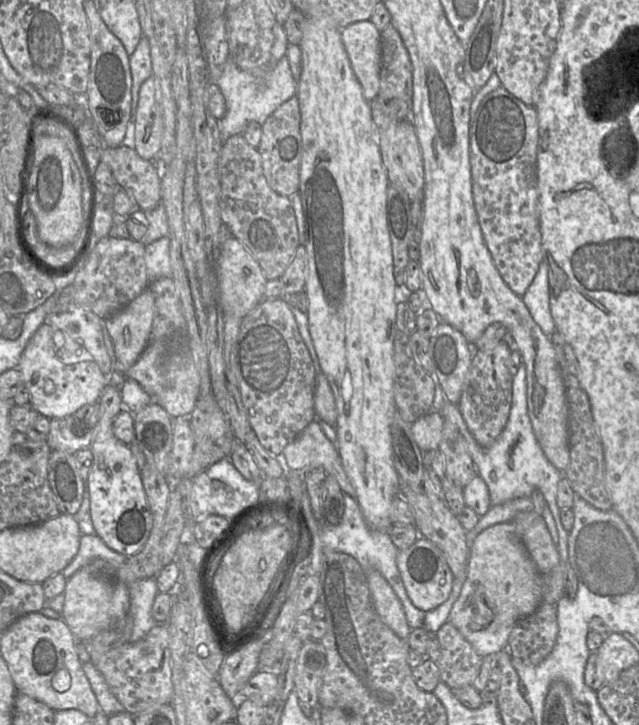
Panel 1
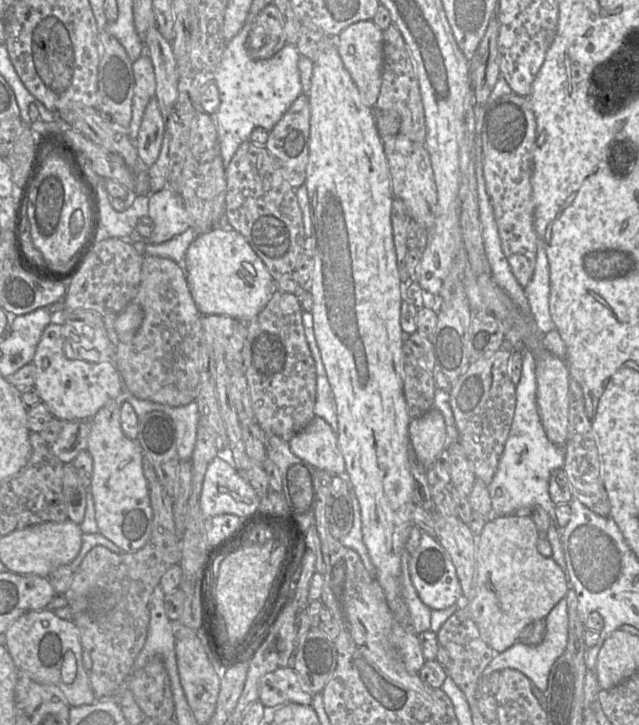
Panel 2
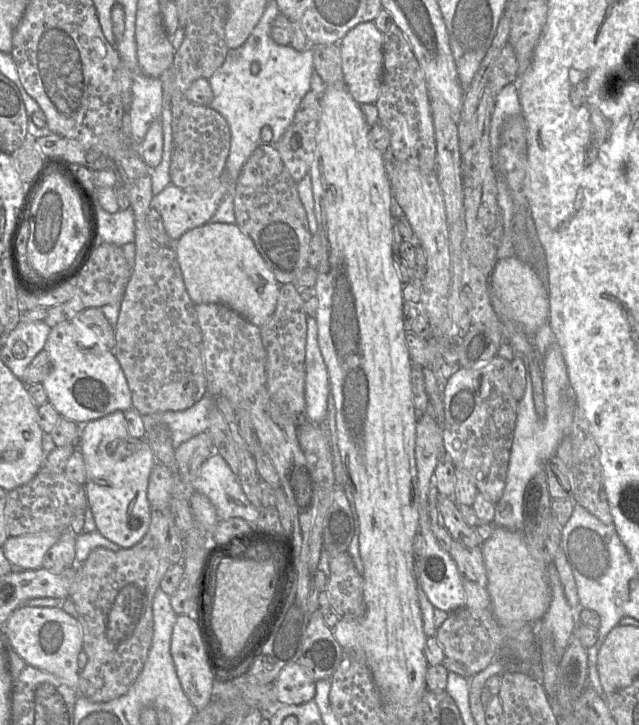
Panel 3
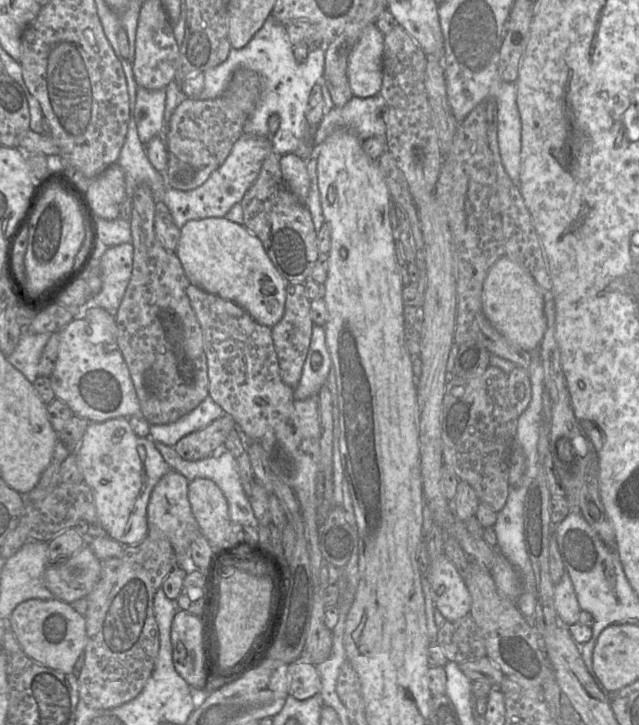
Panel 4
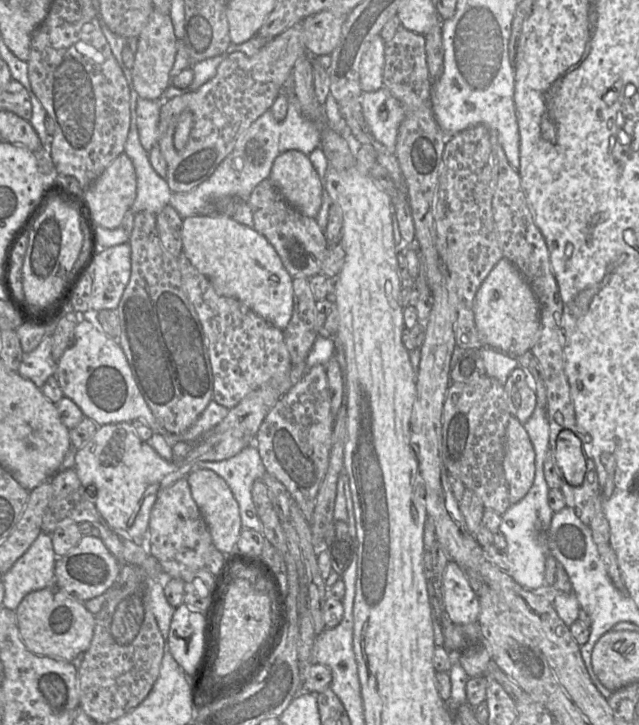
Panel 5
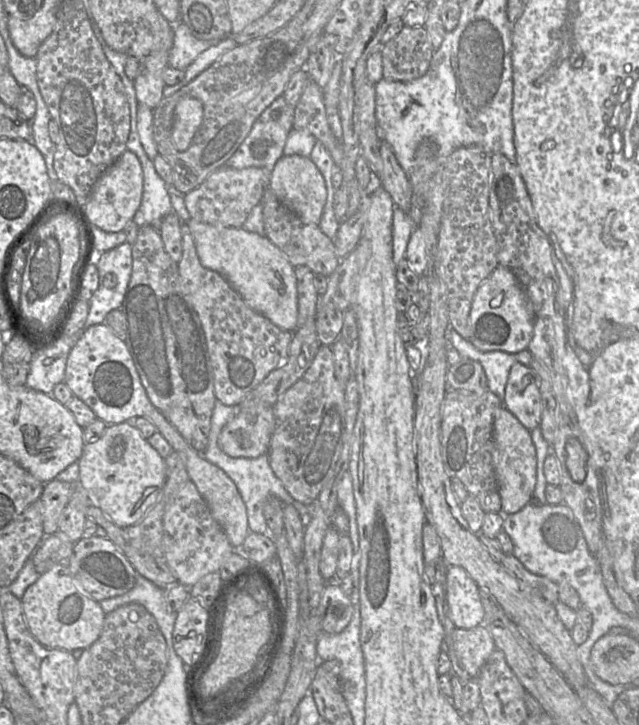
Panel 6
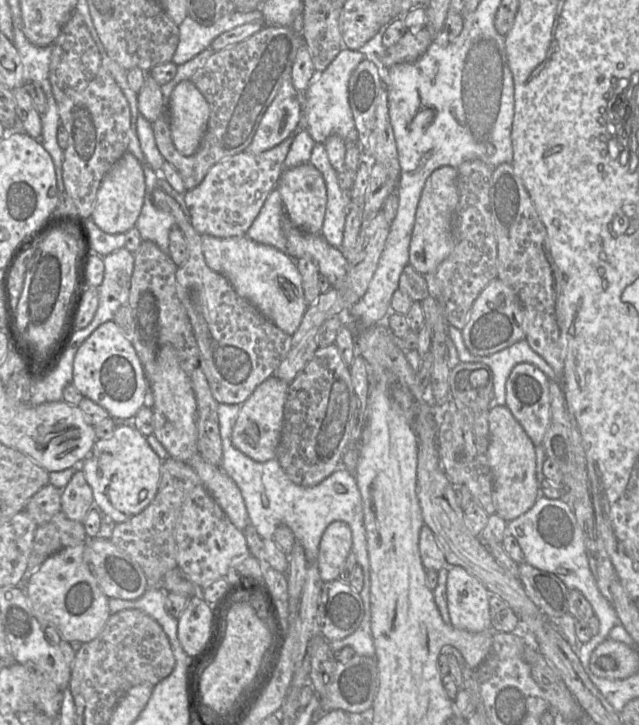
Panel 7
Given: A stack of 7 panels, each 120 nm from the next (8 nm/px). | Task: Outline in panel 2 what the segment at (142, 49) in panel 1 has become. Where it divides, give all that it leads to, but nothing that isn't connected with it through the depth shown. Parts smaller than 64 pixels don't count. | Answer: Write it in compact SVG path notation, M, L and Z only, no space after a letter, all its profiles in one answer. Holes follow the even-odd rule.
M145 47L143 54L132 64L135 87L132 99L132 118L128 126L129 135L137 139L146 106L156 94L154 66Z

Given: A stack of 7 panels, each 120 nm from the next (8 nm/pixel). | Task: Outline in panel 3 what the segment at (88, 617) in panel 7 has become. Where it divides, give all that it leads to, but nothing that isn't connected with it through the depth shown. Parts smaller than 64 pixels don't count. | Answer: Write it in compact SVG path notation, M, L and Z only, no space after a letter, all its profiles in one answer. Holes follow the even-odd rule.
M23 605L3 626L3 633L15 652L29 665L51 673L78 692L78 655L82 651L80 623L59 607Z

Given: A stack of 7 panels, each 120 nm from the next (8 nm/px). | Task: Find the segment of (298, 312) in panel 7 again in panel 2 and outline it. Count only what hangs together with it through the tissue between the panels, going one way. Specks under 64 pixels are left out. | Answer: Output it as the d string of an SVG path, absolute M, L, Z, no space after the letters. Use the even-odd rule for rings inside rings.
M213 227L207 232L197 236L196 239L189 245L182 266L185 271L190 293L201 315L225 315L244 323L250 322L264 309L264 307L272 298L273 293L275 292L275 281L271 277L263 261L254 252L245 237L234 229L226 231L219 227Z

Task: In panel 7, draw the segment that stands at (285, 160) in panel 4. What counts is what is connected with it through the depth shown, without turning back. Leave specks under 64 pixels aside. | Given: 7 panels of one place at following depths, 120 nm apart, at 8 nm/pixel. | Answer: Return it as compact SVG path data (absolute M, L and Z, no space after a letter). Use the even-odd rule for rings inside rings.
M310 162L284 169L277 183L286 215L300 229L312 234L321 234L327 206L327 189L321 172Z

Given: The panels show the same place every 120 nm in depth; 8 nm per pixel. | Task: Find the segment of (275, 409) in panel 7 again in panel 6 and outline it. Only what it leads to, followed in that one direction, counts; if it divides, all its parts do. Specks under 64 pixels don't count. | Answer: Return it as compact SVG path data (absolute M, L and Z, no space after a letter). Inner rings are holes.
M272 405L237 408L236 415L222 429L218 446L230 457L257 458L268 453L274 428Z

